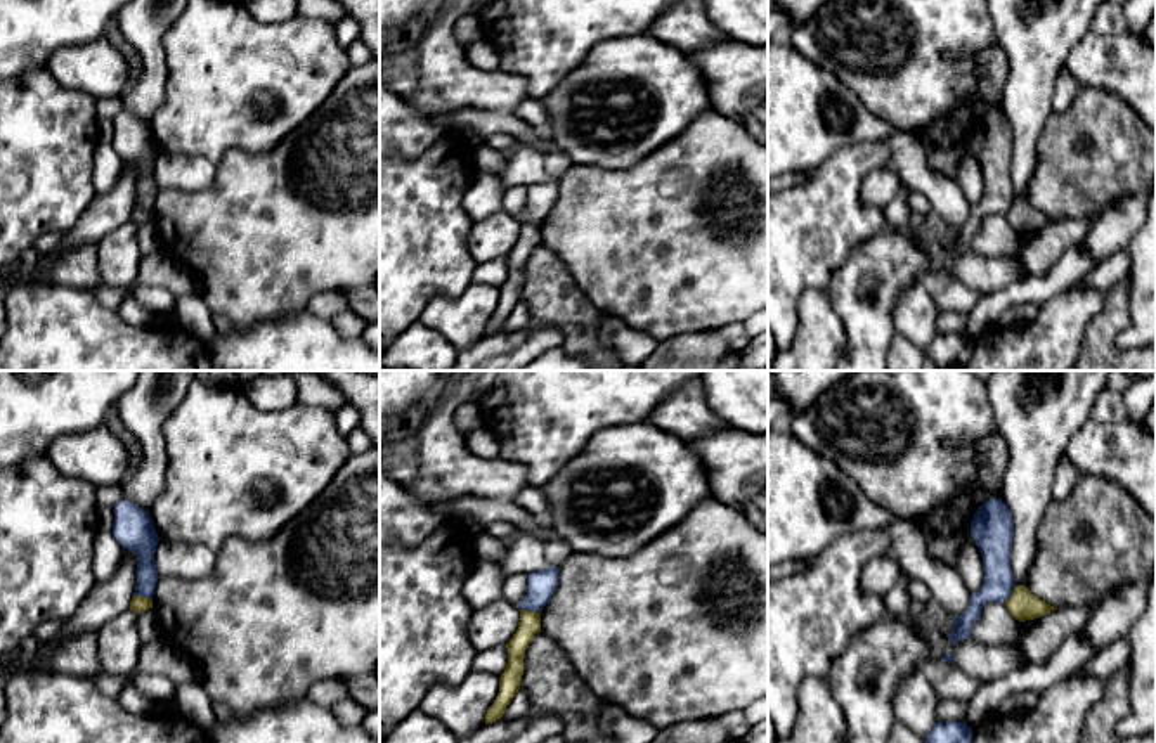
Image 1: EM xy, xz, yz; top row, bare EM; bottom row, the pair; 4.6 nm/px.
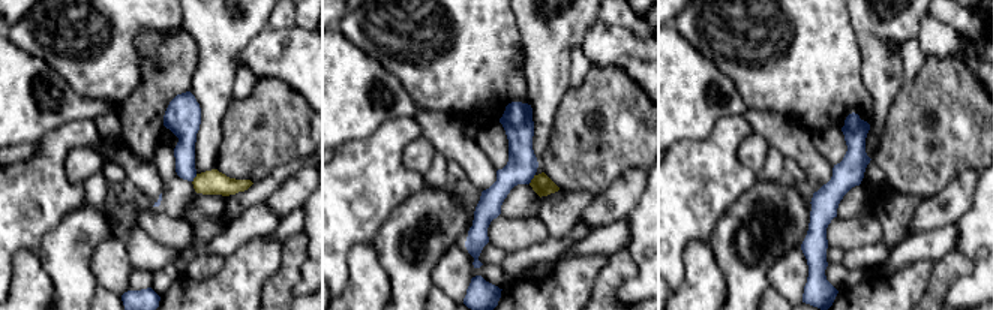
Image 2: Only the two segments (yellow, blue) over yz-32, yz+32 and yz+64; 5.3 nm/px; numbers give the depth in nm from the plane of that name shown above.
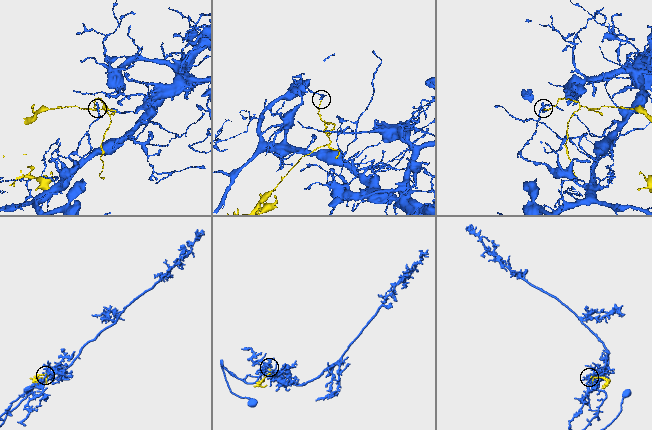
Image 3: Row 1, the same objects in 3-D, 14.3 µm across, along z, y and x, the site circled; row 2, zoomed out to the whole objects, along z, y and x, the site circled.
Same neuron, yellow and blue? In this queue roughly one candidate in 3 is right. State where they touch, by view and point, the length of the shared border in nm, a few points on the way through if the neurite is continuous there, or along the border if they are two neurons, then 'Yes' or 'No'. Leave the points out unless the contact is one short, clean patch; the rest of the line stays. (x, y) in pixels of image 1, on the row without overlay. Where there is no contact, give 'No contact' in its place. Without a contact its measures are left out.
Touches yellow at xz (531, 224). Shared border 100 nm. Boundary: xz (520, 220), (539, 226). No

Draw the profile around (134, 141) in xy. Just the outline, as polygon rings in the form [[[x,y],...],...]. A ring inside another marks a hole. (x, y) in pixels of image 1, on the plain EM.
[[[120,113],[114,118],[114,137],[111,144],[125,161],[137,168],[137,199],[133,208],[153,213],[154,199],[159,191],[154,173],[159,149],[151,128],[130,113]]]

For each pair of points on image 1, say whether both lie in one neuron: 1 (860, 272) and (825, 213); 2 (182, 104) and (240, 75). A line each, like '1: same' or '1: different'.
1: different
2: same

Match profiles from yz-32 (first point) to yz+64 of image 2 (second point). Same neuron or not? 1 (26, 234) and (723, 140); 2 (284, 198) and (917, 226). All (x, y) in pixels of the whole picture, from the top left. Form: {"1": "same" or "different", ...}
{"1": "same", "2": "same"}

